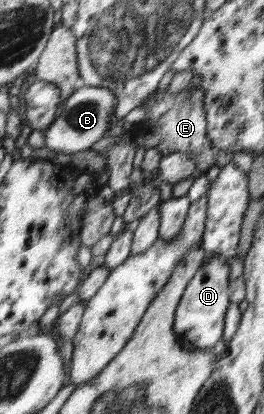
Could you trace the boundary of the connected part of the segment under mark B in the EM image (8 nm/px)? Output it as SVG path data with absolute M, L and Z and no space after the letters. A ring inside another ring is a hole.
M90 85L80 87L67 98L64 110L45 131L44 144L46 148L68 154L88 150L94 142L98 142L102 137L114 131L109 124L115 110L113 104L116 98L118 98L117 93L108 87Z

